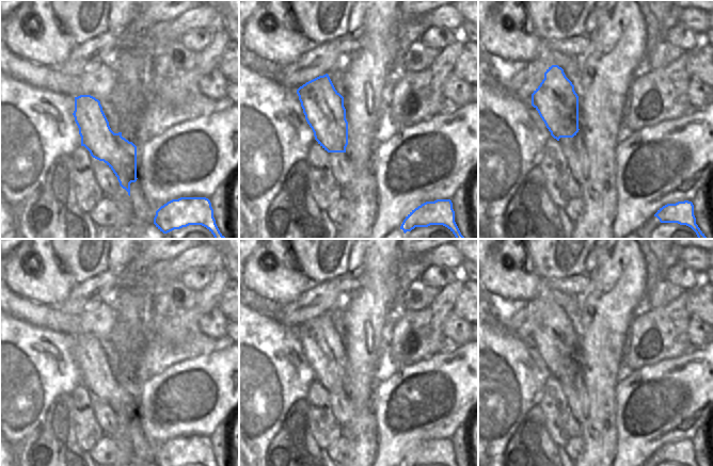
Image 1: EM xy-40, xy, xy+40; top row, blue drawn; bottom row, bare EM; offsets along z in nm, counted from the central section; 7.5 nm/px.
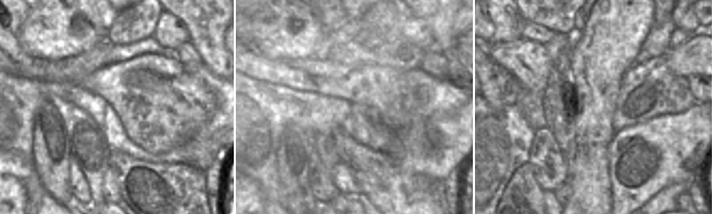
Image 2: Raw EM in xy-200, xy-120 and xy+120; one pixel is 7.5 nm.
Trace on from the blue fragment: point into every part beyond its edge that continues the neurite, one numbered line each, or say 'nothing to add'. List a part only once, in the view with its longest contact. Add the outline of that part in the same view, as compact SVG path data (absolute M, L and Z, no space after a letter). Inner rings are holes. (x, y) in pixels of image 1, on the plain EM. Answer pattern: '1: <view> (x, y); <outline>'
nothing to add

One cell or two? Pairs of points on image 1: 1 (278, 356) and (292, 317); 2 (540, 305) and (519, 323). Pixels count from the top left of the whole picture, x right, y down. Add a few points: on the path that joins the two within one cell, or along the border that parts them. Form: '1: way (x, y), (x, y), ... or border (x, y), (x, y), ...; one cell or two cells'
1: border (273, 318), (285, 326), (296, 330); two cells
2: way (535, 308), (524, 319); one cell

